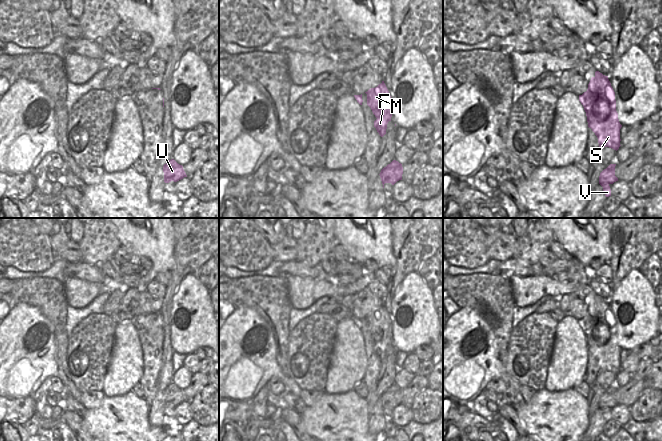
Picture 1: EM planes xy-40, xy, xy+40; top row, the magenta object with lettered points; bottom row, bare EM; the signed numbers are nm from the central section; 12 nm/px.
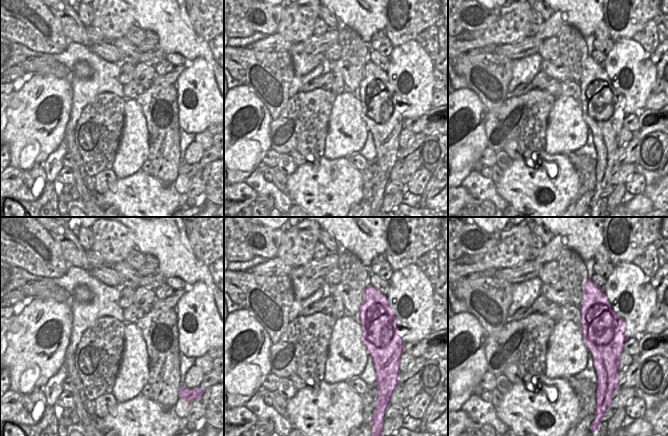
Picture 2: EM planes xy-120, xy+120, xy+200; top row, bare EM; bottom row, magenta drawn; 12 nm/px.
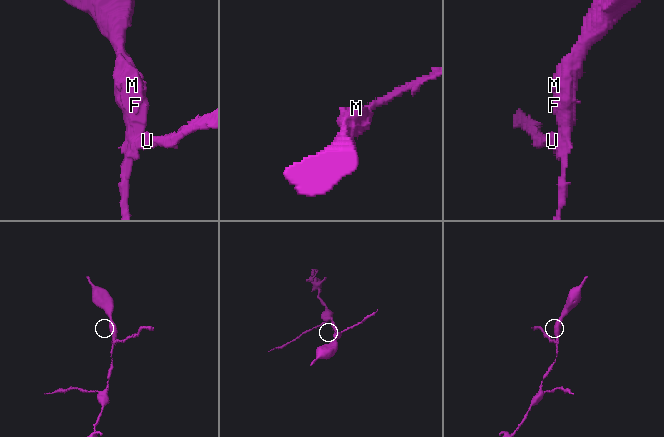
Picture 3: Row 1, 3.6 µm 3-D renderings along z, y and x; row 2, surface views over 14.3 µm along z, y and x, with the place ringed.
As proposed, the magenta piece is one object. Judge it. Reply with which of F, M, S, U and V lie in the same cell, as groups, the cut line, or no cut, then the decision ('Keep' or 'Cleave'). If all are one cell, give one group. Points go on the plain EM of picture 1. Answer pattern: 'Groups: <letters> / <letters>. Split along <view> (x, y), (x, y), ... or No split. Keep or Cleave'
Groups: F M S V / U. Split along xy+40 (609, 389), (611, 399), (606, 403), (607, 407). Cleave.

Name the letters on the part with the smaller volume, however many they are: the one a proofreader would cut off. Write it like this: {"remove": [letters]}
{"remove": ["U"]}

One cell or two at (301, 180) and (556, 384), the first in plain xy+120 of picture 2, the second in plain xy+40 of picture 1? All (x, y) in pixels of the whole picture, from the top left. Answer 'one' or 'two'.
two

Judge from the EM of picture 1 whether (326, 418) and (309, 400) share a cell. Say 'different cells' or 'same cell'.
different cells

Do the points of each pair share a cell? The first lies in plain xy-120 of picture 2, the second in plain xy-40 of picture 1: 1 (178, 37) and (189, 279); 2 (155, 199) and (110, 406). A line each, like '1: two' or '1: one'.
1: two
2: one

